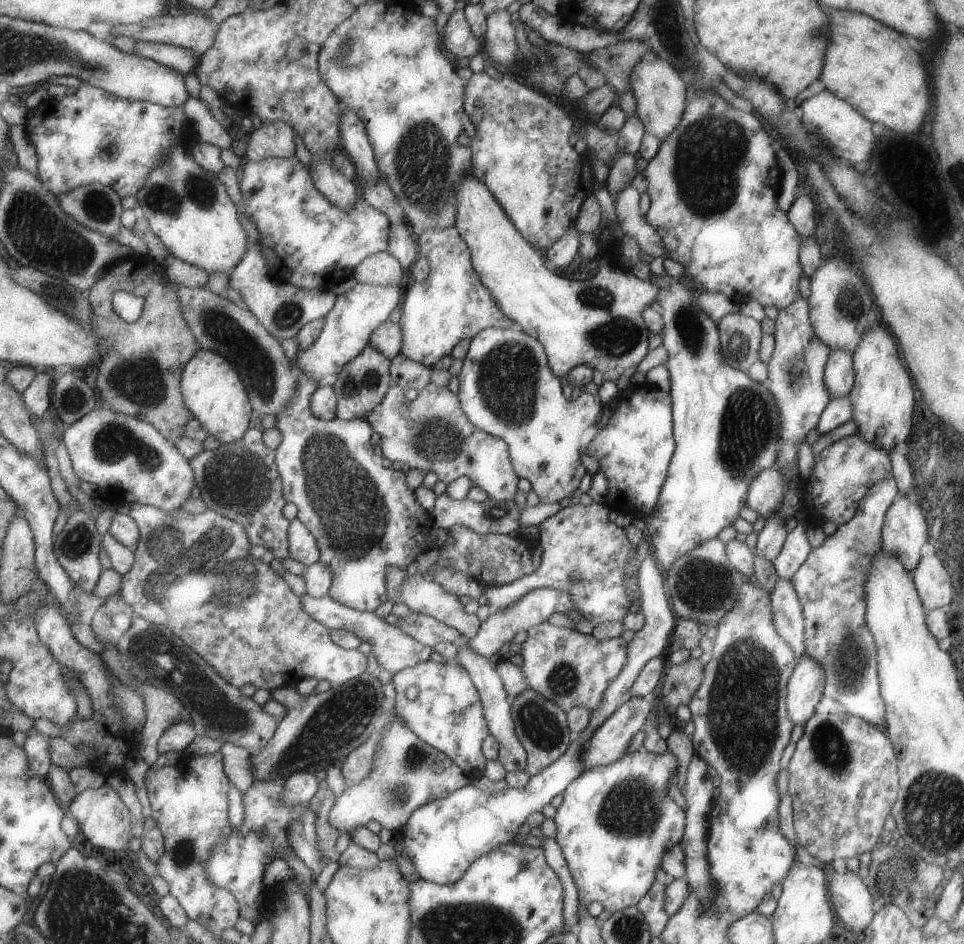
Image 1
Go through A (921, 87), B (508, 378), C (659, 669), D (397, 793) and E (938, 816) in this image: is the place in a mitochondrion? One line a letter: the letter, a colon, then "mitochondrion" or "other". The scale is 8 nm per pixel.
A: other
B: mitochondrion
C: other
D: mitochondrion
E: mitochondrion

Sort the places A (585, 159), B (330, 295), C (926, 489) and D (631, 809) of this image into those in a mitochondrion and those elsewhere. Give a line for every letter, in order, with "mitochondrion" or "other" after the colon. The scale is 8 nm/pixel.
A: other
B: other
C: other
D: mitochondrion

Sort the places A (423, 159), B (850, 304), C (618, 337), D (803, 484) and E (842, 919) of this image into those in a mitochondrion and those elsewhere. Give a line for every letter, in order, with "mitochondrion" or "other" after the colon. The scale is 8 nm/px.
A: mitochondrion
B: mitochondrion
C: mitochondrion
D: other
E: other

